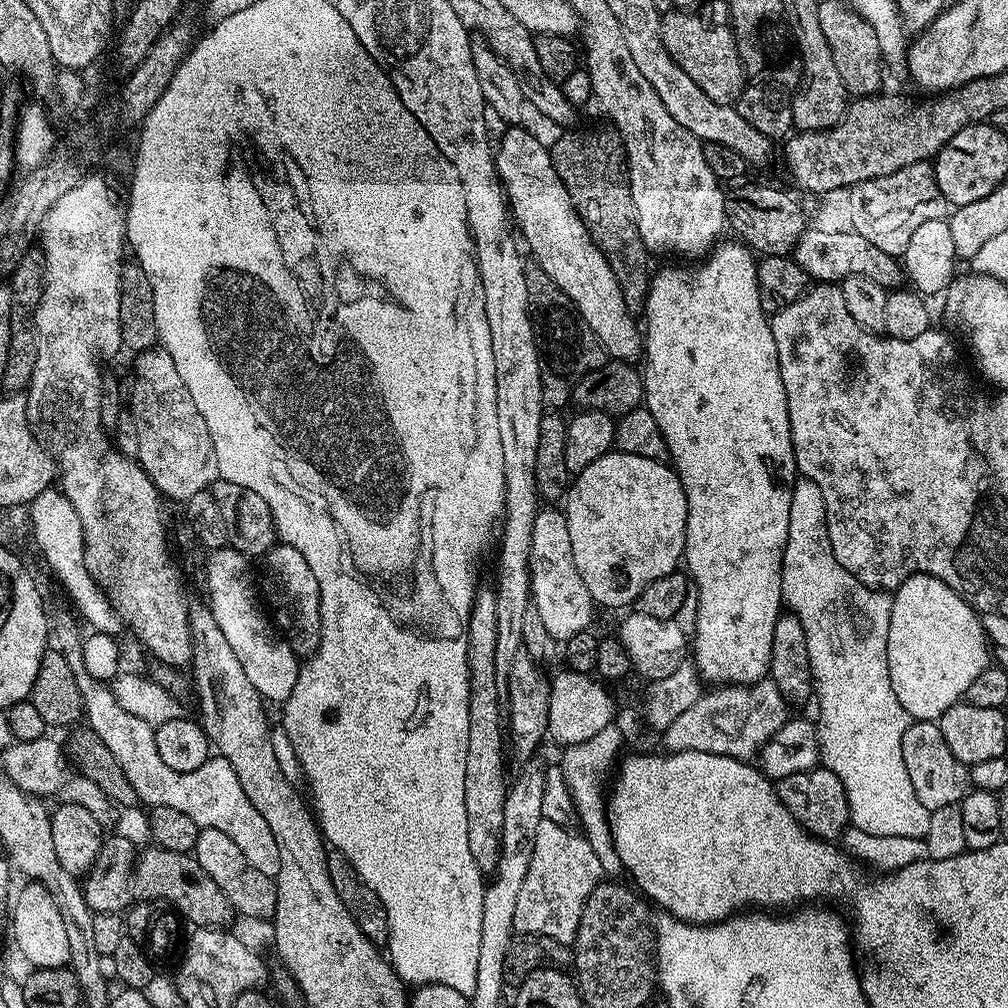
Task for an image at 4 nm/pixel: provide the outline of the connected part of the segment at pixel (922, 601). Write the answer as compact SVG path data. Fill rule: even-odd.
M919 572L910 578L906 578L906 582L902 582L894 590L892 609L890 610L889 637L886 641L886 662L889 663L890 685L893 686L894 694L897 695L898 702L902 704L903 710L906 710L906 714L912 720L939 721L940 715L946 710L950 710L950 706L961 703L966 690L970 686L970 682L974 682L974 678L978 678L978 674L982 674L982 670L990 667L988 648L990 649L990 641L987 634L984 633L980 613L975 612L953 588L946 586L946 582Z

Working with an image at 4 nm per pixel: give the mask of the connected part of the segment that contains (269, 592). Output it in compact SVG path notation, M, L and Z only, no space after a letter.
M278 542L261 557L260 564L258 588L272 622L279 631L284 630L283 637L297 657L311 656L321 642L320 591L306 558L289 544Z

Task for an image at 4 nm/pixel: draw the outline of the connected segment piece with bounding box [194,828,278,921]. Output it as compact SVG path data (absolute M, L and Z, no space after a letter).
M217 828L200 829L194 855L198 866L202 866L202 870L206 870L210 878L214 878L214 882L218 882L218 890L226 894L226 898L239 915L241 912L252 920L268 921L275 917L278 906L275 879L262 874L262 870L257 870L246 858L246 854L242 854L238 842L234 842L230 834L222 834L222 830Z

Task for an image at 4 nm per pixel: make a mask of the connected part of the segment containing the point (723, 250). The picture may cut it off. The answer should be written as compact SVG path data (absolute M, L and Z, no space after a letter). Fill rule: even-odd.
M720 242L720 243L717 243L717 244L716 244L716 245L715 245L715 247L713 247L713 249L712 249L712 251L711 251L711 252L709 252L709 253L708 253L708 255L707 255L707 256L705 256L705 257L703 257L703 259L701 259L701 260L700 260L700 261L699 261L699 263L697 263L697 264L696 264L696 265L695 265L695 266L688 266L688 267L692 267L692 268L664 268L664 269L662 269L662 270L661 270L661 272L660 272L660 273L658 273L658 274L657 274L657 276L656 276L656 273L655 273L655 275L653 275L653 276L652 276L652 277L651 277L651 280L650 280L650 283L649 283L649 286L648 286L648 297L647 297L647 298L646 298L646 306L645 306L645 307L644 307L644 310L643 310L643 313L642 313L642 319L644 319L644 320L645 320L645 322L646 322L646 323L648 323L648 332L647 332L647 328L646 328L646 335L645 335L645 336L644 336L644 337L643 337L643 340L642 340L642 361L643 361L643 360L644 360L644 368L643 368L643 367L642 367L642 379L643 379L643 381L644 381L644 399L643 399L643 401L642 401L642 404L643 404L643 407L646 407L646 408L648 408L648 409L649 409L649 410L650 410L650 414L654 414L654 422L658 422L658 430L662 430L662 438L666 438L666 446L667 446L667 447L668 447L668 455L669 455L669 457L670 457L670 464L671 464L671 467L673 467L673 468L675 468L675 469L676 469L676 477L678 477L678 479L679 479L679 480L680 480L680 481L681 481L681 482L682 482L682 490L683 490L683 491L684 491L684 493L685 493L685 494L686 494L686 502L687 502L687 503L688 503L688 517L687 517L687 518L686 518L686 542L685 542L685 543L684 543L684 559L683 559L683 563L684 563L684 564L685 564L685 565L686 565L686 572L687 572L687 575L688 575L688 576L689 576L689 577L691 577L691 579L692 579L692 580L693 580L693 581L694 581L694 589L695 589L695 590L696 590L696 592L697 592L697 594L698 594L698 616L697 616L697 628L696 628L696 633L695 633L695 635L694 635L694 639L693 639L693 640L692 640L692 641L691 641L691 644L690 644L690 652L691 652L691 655L692 655L692 656L693 656L693 657L694 657L694 656L695 656L695 655L696 655L696 657L694 657L694 663L695 663L695 666L696 666L696 668L697 668L697 670L698 670L698 671L699 671L699 672L700 672L700 678L701 678L701 681L704 681L704 682L707 682L707 683L708 683L708 680L709 680L709 682L710 682L710 683L711 683L711 684L709 684L709 685L712 685L712 686L727 686L727 685L729 685L729 684L753 684L753 683L754 683L754 682L758 682L758 681L759 681L759 680L762 680L762 679L765 679L765 677L767 677L767 676L768 676L768 675L769 675L769 672L770 672L770 650L771 650L771 649L772 649L772 643L773 643L773 642L774 642L774 622L775 622L775 621L776 621L776 620L777 620L777 619L778 619L778 618L779 618L779 617L780 617L780 613L781 613L781 611L782 611L782 601L783 601L783 590L782 590L782 574L783 574L783 554L784 554L784 551L785 551L785 550L786 550L786 546L787 546L787 540L788 540L788 531L789 531L789 530L790 530L790 498L791 498L791 497L792 497L792 488L793 488L793 487L794 487L794 486L795 486L795 485L796 485L796 482L797 482L797 479L798 479L798 473L797 473L797 470L796 470L796 455L795 455L795 454L794 454L794 446L793 446L793 445L792 445L792 435L791 435L791 434L790 434L790 414L789 414L789 413L788 413L788 403L787 403L787 402L786 402L786 386L782 386L782 374L781 374L781 373L780 373L780 367L779 367L779 366L778 366L778 346L774 346L774 334L773 334L773 333L772 333L772 321L771 321L771 319L770 319L770 316L769 316L769 313L767 313L767 312L765 312L765 311L764 311L764 308L763 308L763 307L762 307L762 305L761 305L761 304L760 304L760 291L759 291L759 290L758 290L758 278L757 278L757 277L756 277L756 266L757 266L757 263L758 263L758 260L757 260L757 257L756 257L756 256L755 256L755 255L754 255L754 253L753 253L753 251L752 251L752 249L751 249L751 248L749 248L749 247L748 247L748 245L747 245L747 244L745 244L745 243L743 243L743 242L735 242L735 243L736 243L736 244L724 244L724 243L725 243L725 242Z

